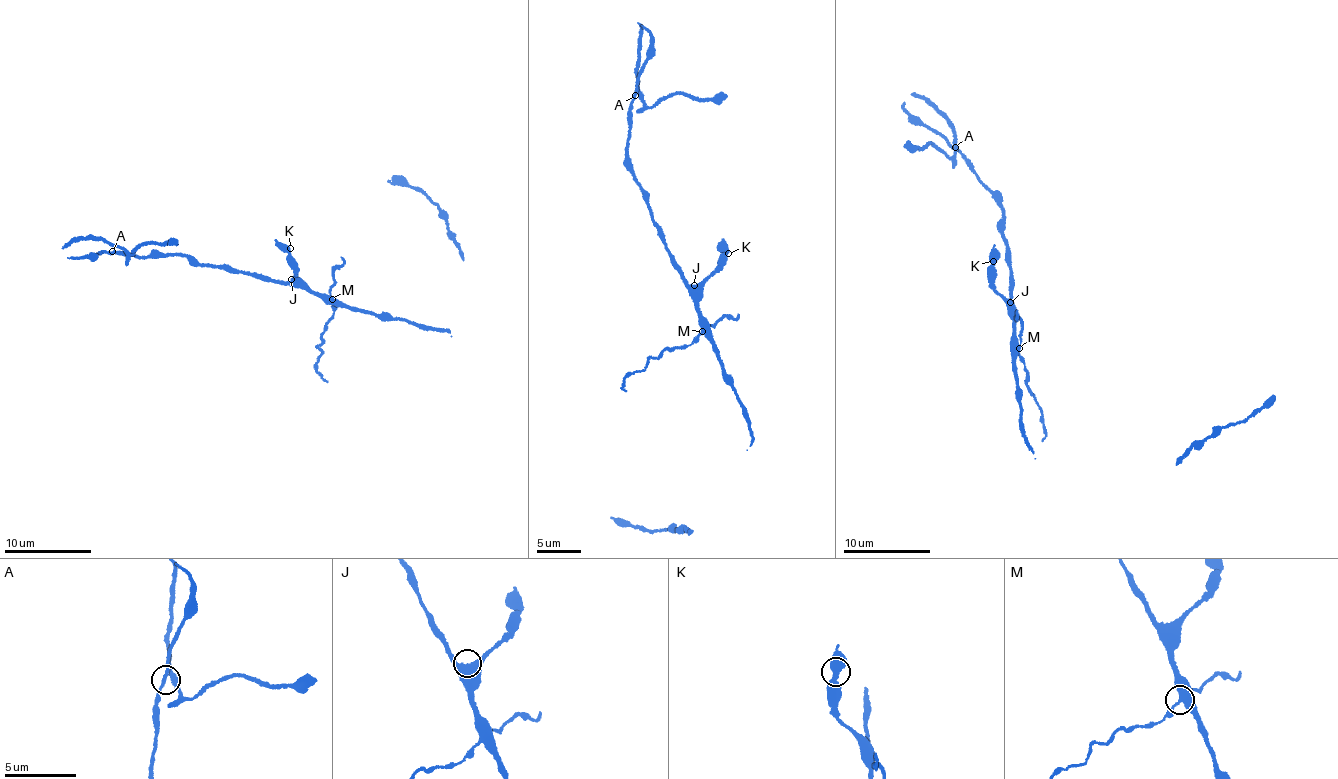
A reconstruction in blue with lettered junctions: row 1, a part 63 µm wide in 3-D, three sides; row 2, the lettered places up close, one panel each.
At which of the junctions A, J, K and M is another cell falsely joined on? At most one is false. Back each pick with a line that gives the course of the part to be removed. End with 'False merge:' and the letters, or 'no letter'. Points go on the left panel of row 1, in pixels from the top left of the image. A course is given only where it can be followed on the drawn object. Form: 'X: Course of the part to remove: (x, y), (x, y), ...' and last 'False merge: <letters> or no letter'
M: Course of the part to remove: (332, 298), (334, 314), (318, 349), (321, 351), (316, 369), (327, 382)
False merge: M

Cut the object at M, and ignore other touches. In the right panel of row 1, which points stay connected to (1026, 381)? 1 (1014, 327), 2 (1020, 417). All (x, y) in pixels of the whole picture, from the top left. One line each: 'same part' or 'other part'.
1: other part
2: other part

